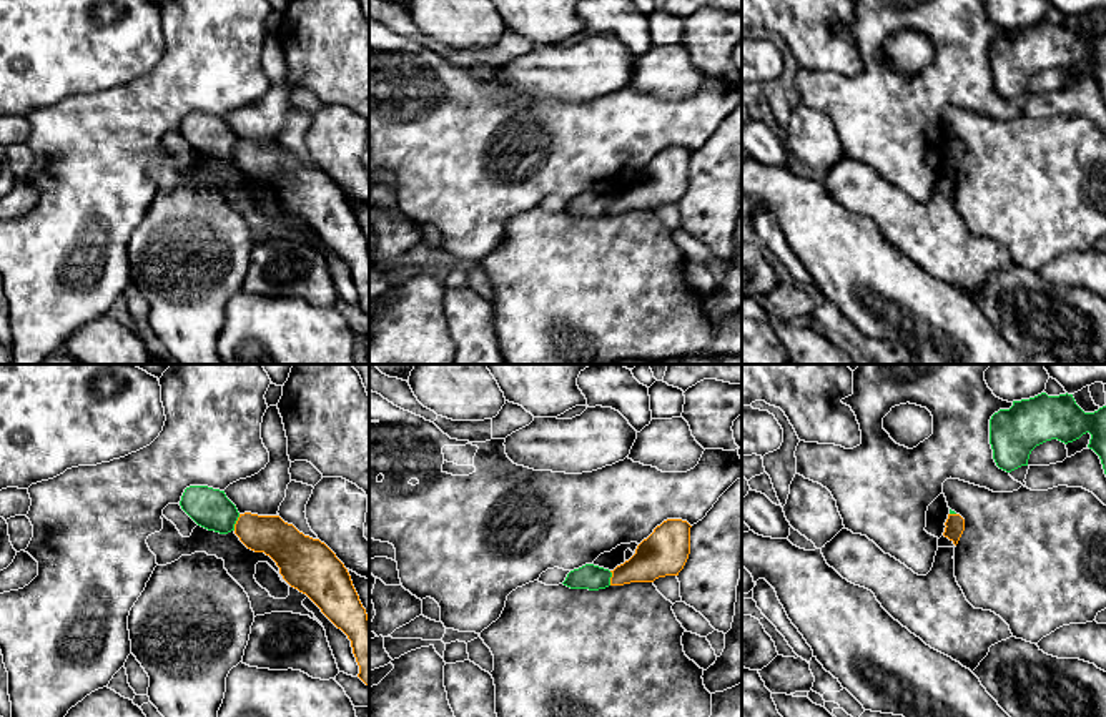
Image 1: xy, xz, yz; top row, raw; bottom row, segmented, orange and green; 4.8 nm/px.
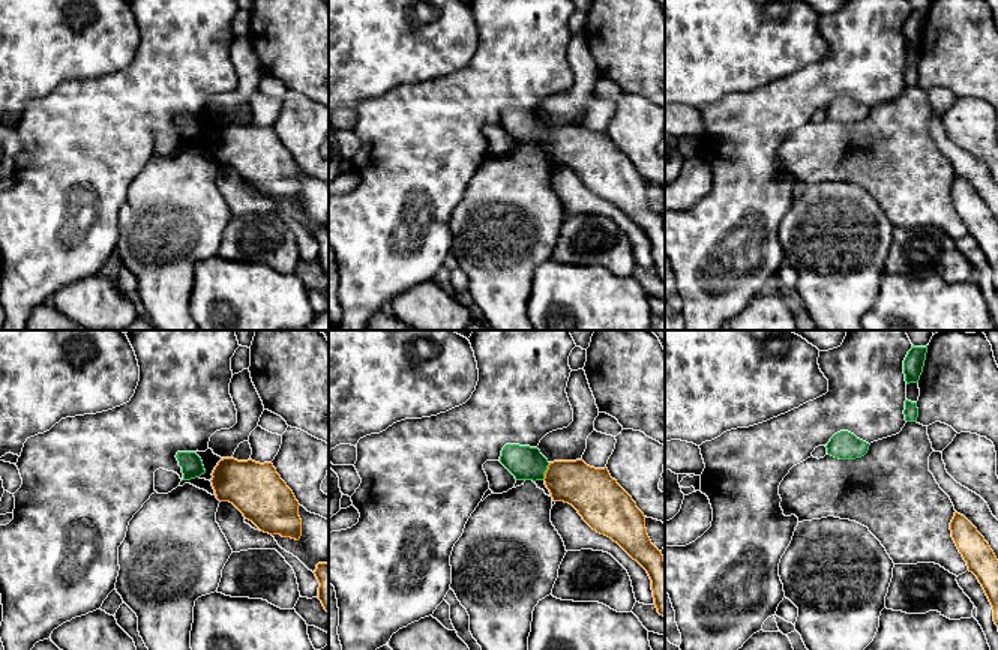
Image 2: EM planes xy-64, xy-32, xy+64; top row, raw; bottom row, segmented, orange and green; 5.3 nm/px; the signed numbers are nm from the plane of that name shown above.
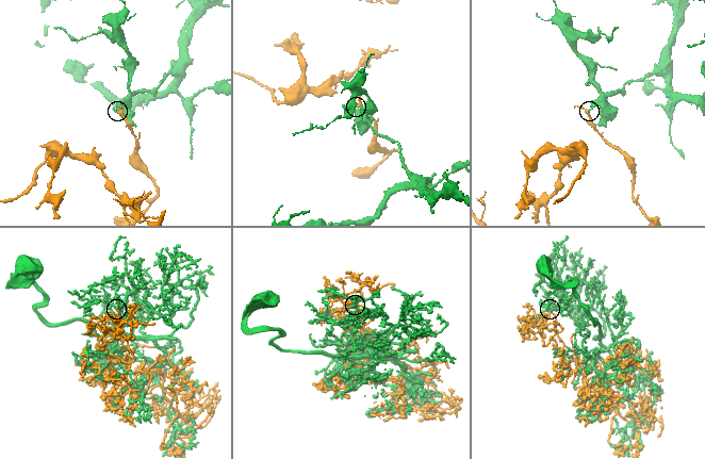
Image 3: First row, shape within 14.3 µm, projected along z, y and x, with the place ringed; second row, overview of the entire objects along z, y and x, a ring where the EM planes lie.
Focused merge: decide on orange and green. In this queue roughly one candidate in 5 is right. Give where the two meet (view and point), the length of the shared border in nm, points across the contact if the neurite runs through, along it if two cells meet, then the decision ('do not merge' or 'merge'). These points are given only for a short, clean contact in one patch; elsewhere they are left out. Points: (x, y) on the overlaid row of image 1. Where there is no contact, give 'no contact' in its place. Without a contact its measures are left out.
meets orange in xy at (236, 523); contact 90 nm long; border along xy (240, 514), (233, 529); do not merge

